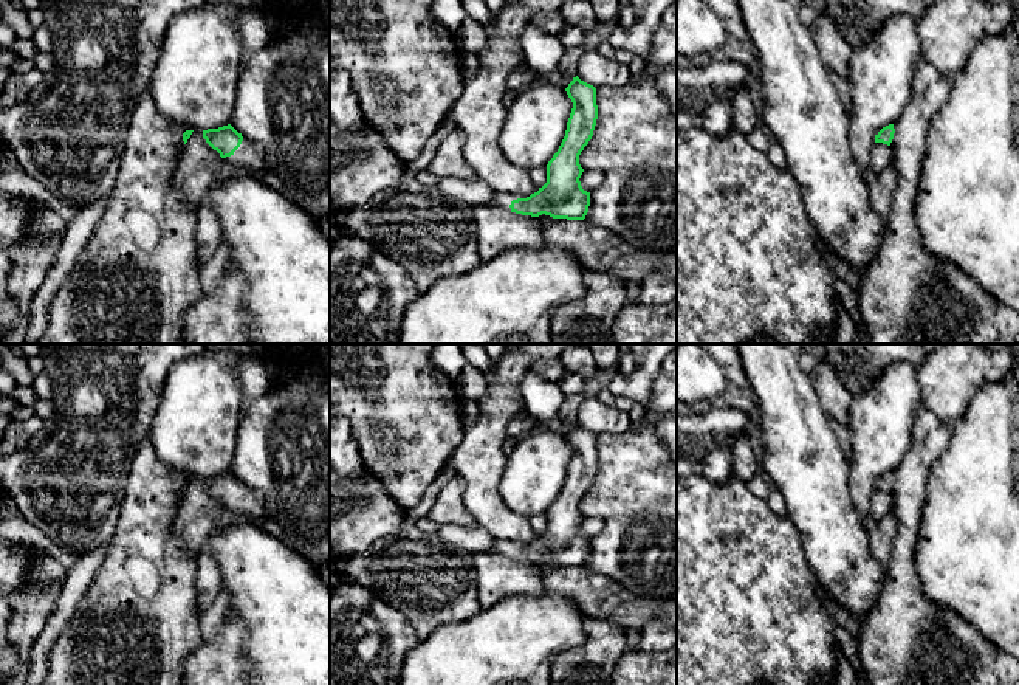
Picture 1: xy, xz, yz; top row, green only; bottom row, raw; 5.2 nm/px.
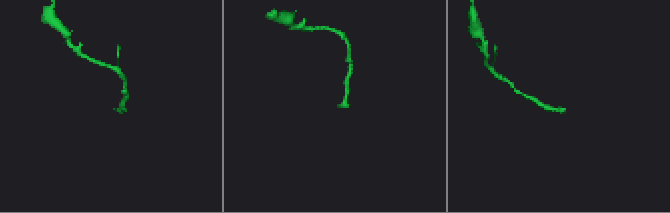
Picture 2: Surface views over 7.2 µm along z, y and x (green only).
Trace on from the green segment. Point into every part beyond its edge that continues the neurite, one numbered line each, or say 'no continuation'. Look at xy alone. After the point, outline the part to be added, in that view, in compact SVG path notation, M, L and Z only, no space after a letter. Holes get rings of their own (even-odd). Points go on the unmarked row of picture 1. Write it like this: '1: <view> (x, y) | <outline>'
1: xy (248, 502) | M243 485L240 494L231 502L225 505L231 511L246 515L249 518L266 518L263 515L263 504L259 493Z

